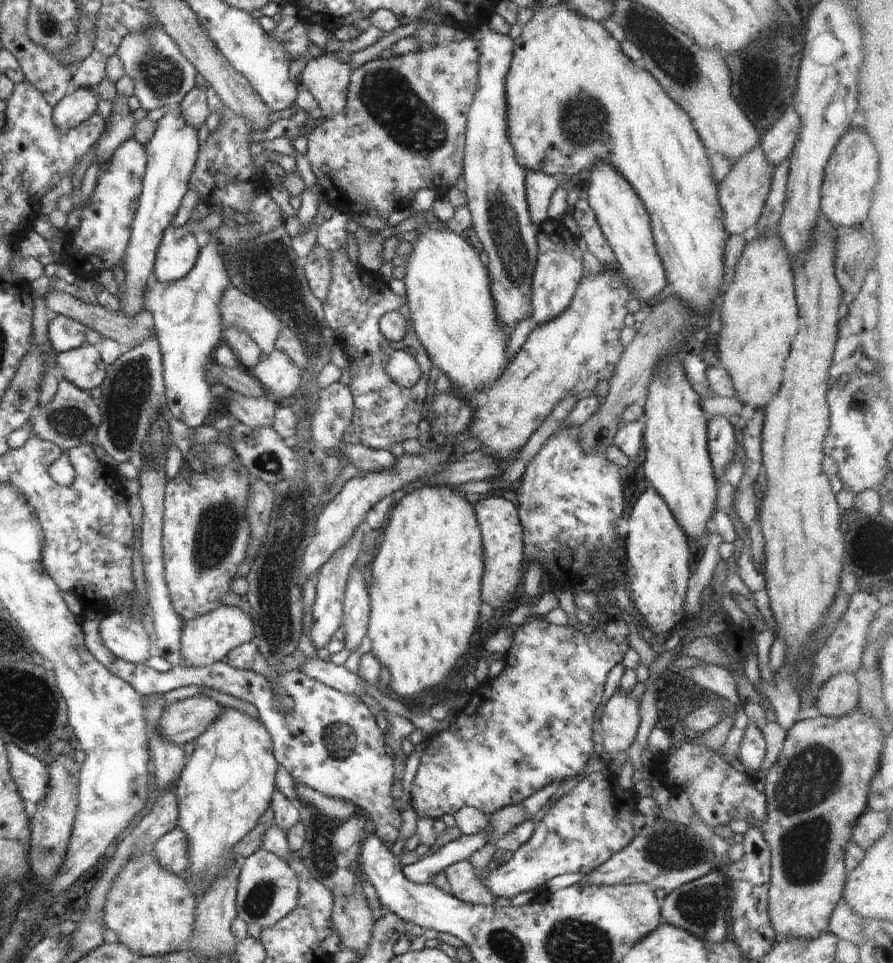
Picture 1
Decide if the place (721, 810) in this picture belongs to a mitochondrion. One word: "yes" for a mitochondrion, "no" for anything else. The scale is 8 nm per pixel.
no

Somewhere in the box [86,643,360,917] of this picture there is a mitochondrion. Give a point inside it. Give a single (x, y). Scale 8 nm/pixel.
(319, 829)

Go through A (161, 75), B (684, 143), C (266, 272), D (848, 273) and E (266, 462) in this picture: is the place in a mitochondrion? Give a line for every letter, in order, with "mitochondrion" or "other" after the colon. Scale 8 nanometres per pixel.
A: mitochondrion
B: other
C: mitochondrion
D: mitochondrion
E: mitochondrion

